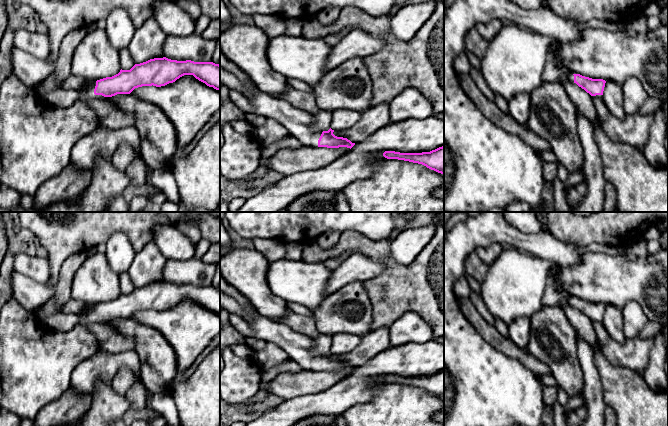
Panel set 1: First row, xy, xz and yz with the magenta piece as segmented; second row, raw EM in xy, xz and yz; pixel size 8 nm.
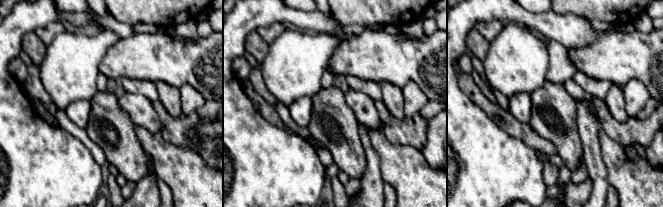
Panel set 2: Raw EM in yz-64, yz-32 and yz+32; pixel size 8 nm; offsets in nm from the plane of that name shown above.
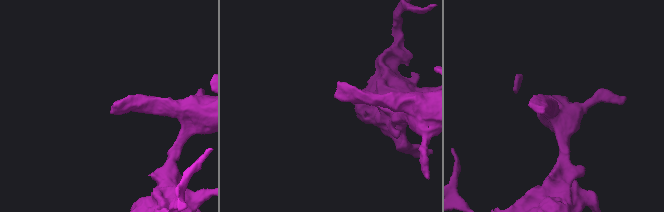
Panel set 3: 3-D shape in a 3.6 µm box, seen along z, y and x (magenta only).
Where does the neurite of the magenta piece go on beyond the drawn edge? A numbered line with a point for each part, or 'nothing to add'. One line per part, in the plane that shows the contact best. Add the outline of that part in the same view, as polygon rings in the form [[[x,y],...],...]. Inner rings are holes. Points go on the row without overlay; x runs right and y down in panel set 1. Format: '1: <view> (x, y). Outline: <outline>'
1: xy (88, 317). Outline: [[[96,305],[92,306],[88,311],[86,311],[84,314],[78,315],[79,323],[85,325],[87,323],[93,323],[93,322],[103,322],[102,319],[95,319],[94,313],[96,310]]]

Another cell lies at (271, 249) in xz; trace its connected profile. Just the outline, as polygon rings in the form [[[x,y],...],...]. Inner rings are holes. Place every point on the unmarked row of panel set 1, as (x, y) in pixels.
[[[253,239],[256,251],[260,252],[268,261],[285,258],[286,246],[285,243],[275,239]]]

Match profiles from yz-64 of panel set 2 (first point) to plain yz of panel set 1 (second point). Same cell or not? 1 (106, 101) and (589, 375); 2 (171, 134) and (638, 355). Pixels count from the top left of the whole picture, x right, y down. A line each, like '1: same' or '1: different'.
1: different
2: same

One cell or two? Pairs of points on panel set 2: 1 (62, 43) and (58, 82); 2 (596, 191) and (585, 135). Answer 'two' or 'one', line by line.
1: one
2: one

